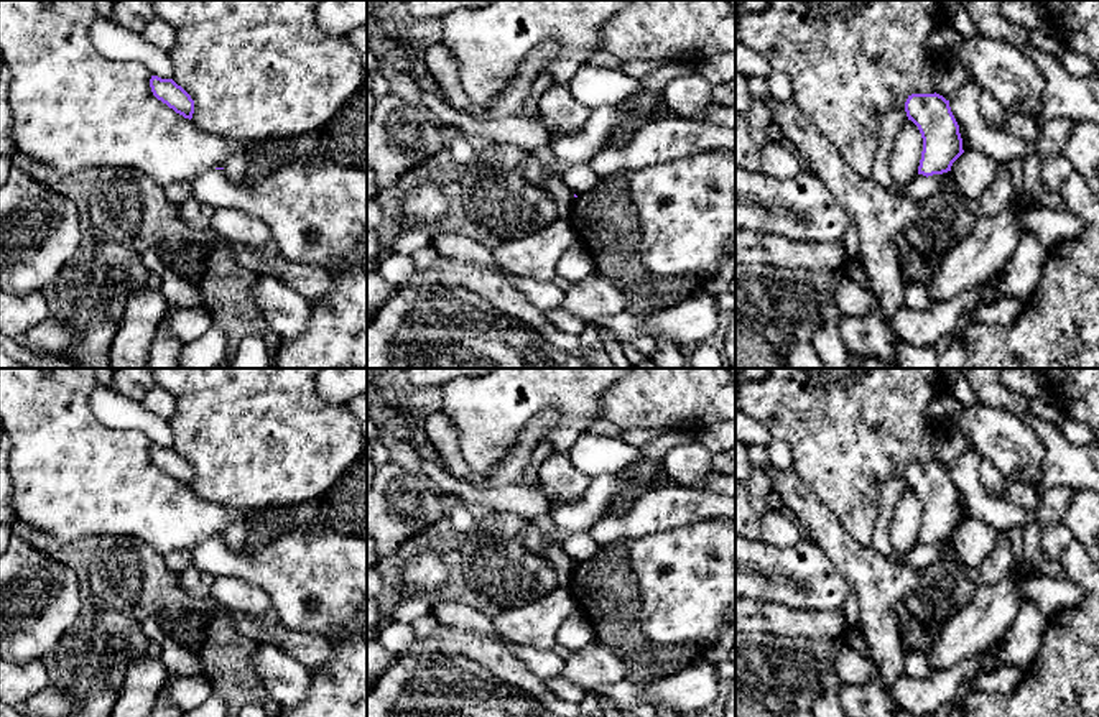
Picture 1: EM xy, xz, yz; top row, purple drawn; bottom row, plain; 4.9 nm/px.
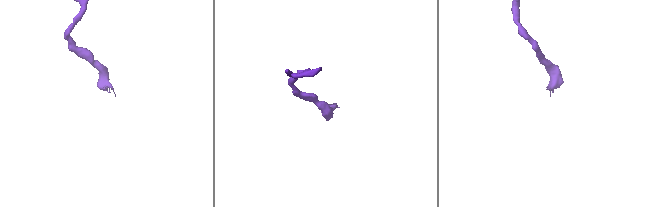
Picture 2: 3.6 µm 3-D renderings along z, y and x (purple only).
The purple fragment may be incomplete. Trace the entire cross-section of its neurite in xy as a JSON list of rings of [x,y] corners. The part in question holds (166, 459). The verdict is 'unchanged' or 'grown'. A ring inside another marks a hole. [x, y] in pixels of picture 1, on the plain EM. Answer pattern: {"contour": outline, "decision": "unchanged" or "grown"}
{"contour": [[[151,444],[150,456],[153,464],[173,477],[176,482],[184,487],[192,487],[194,482],[194,469],[191,464],[178,454],[173,447],[161,447],[158,444]]], "decision": "unchanged"}

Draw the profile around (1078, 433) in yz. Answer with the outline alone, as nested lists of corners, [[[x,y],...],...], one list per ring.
[[[1064,418],[1060,429],[1061,434],[1074,446],[1086,446],[1094,441],[1092,429],[1083,421]]]

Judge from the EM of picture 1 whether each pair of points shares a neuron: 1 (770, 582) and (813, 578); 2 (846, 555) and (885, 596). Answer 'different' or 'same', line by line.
1: same
2: same

